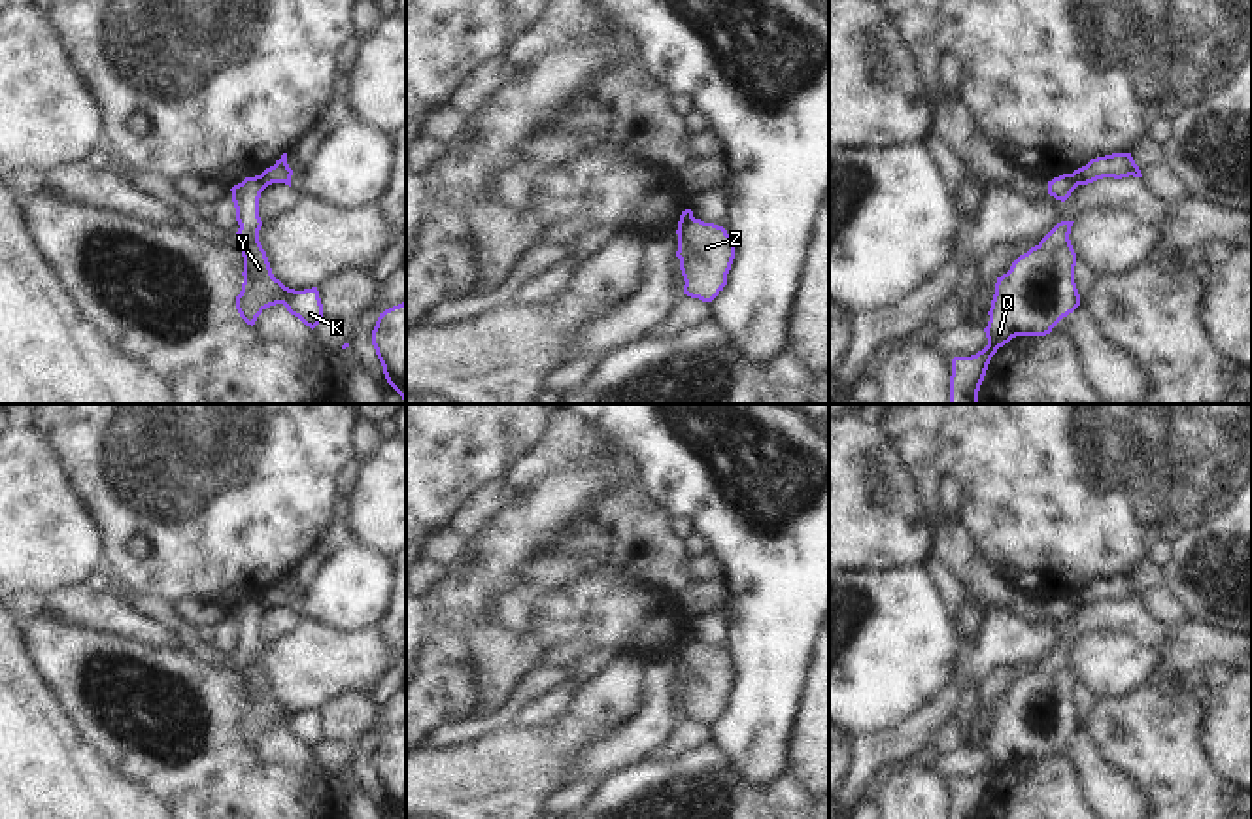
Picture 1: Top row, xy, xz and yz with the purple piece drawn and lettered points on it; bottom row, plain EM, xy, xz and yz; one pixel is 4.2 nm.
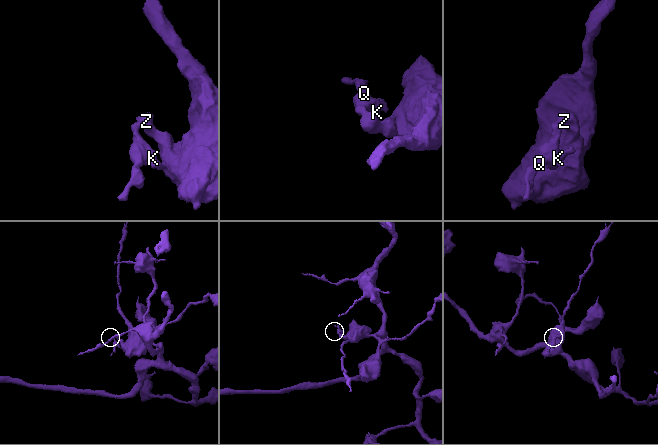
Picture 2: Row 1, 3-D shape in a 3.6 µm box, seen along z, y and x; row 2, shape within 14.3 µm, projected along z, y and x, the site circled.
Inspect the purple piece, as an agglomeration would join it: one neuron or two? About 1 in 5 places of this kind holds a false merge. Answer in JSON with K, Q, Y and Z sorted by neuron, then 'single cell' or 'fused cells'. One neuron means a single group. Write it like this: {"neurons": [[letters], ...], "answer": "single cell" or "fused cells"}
{"neurons": [["K", "Q", "Y"], ["Z"]], "answer": "fused cells"}

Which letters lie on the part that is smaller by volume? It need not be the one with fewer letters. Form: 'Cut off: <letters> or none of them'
Cut off: K, Q, Y

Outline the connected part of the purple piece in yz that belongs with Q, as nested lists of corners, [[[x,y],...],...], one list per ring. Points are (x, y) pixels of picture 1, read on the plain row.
[[[1074,644],[1057,645],[1035,670],[1020,677],[1010,693],[997,700],[995,717],[984,751],[988,768],[971,779],[952,781],[950,819],[978,819],[988,787],[999,770],[1016,759],[1046,759],[1069,736],[1080,728],[1074,706],[1076,676],[1069,657]]]

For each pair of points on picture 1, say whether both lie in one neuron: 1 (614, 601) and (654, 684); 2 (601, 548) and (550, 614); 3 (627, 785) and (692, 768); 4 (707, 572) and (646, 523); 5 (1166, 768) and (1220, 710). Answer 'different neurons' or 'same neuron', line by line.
1: different neurons
2: different neurons
3: same neuron
4: different neurons
5: different neurons

